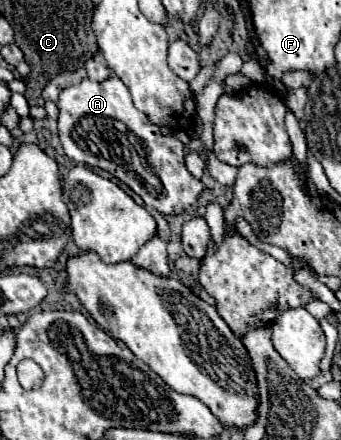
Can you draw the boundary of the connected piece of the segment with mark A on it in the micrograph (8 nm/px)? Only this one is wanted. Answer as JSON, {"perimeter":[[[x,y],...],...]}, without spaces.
{"perimeter":[[[108,77],[102,83],[84,79],[80,85],[64,89],[56,105],[60,109],[58,131],[66,157],[80,165],[100,167],[108,171],[110,175],[126,183],[136,195],[140,195],[144,205],[154,207],[164,215],[180,215],[196,201],[196,197],[204,189],[202,181],[194,179],[184,165],[184,145],[176,137],[164,137],[158,125],[154,125],[142,111],[134,107],[128,87],[118,77]]]}

